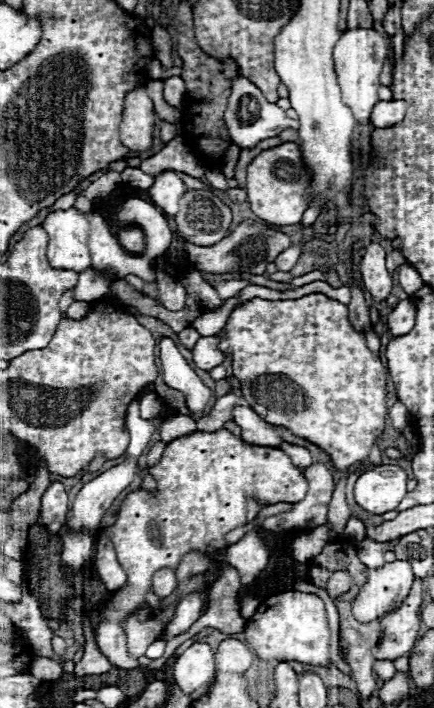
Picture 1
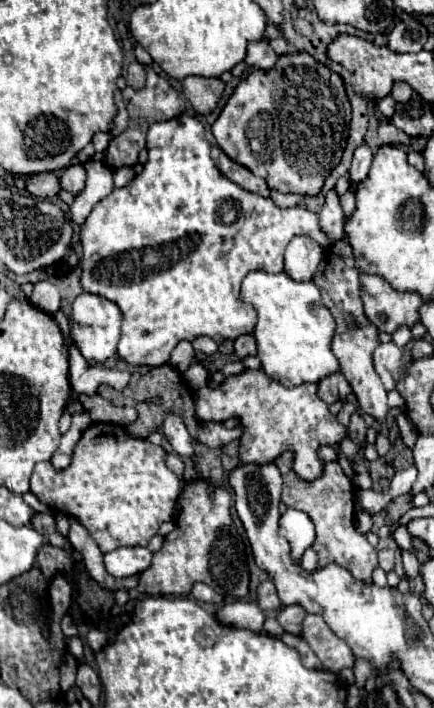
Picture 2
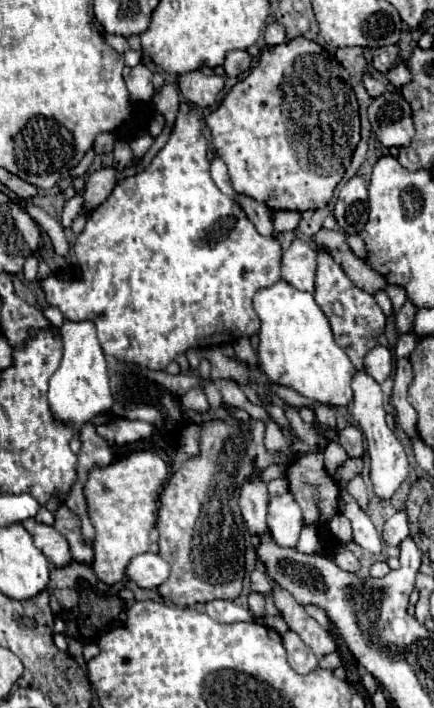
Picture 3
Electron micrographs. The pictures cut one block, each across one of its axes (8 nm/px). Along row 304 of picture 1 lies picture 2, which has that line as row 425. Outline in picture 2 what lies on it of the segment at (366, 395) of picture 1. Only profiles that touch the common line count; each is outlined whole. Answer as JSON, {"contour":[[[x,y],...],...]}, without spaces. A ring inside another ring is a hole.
{"contour":[[[244,368],[240,374],[228,376],[218,388],[200,388],[196,392],[196,416],[200,422],[220,422],[228,418],[238,418],[240,426],[244,428],[244,434],[240,438],[240,460],[242,462],[254,462],[254,464],[266,464],[272,462],[282,452],[290,450],[294,453],[293,470],[302,482],[314,482],[322,476],[322,460],[318,458],[320,446],[336,446],[346,436],[346,426],[338,420],[336,414],[330,412],[328,404],[318,398],[316,394],[318,384],[300,384],[296,388],[284,388],[278,382],[270,380],[262,370],[250,370]]]}

